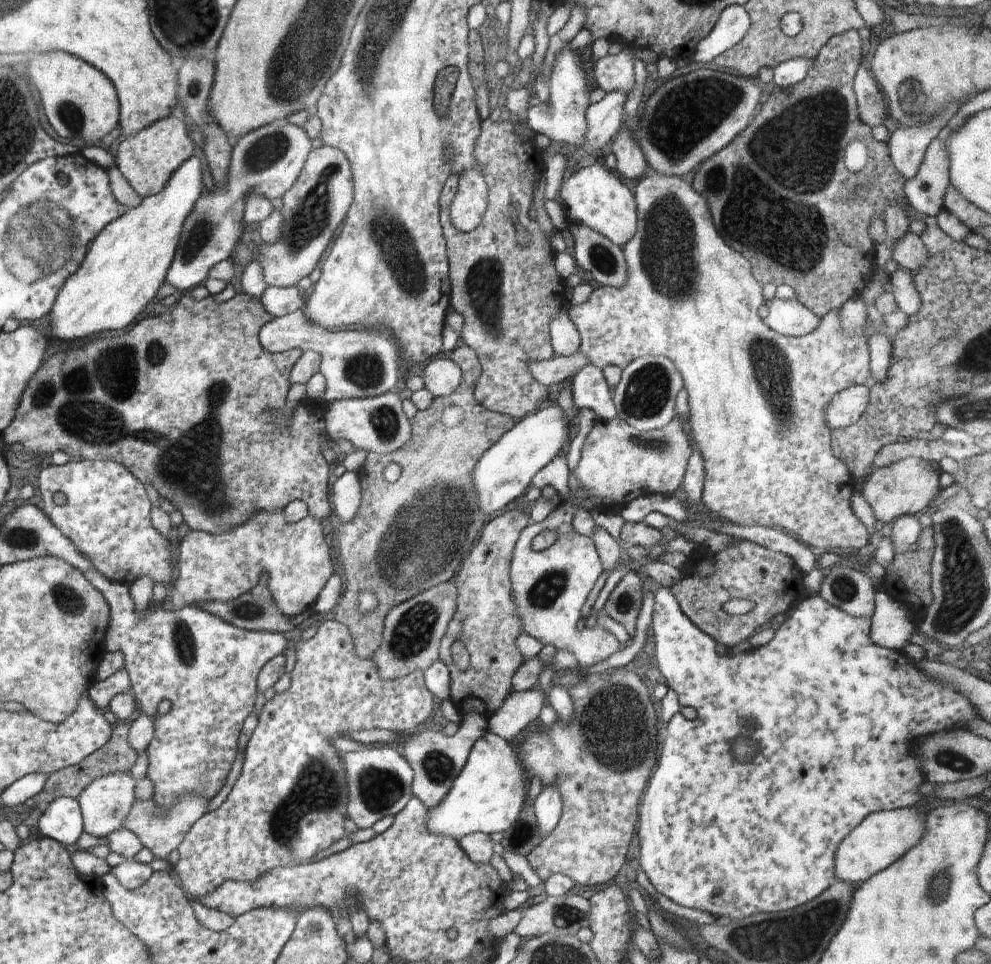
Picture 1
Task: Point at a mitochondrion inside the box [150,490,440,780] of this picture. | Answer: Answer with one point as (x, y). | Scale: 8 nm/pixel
(186, 643)

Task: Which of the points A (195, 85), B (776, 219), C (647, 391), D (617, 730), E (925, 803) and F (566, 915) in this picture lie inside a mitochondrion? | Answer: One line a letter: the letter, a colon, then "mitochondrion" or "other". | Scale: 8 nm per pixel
A: mitochondrion
B: mitochondrion
C: mitochondrion
D: mitochondrion
E: other
F: mitochondrion

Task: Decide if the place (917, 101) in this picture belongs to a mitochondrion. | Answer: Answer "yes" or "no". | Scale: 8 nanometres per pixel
yes

